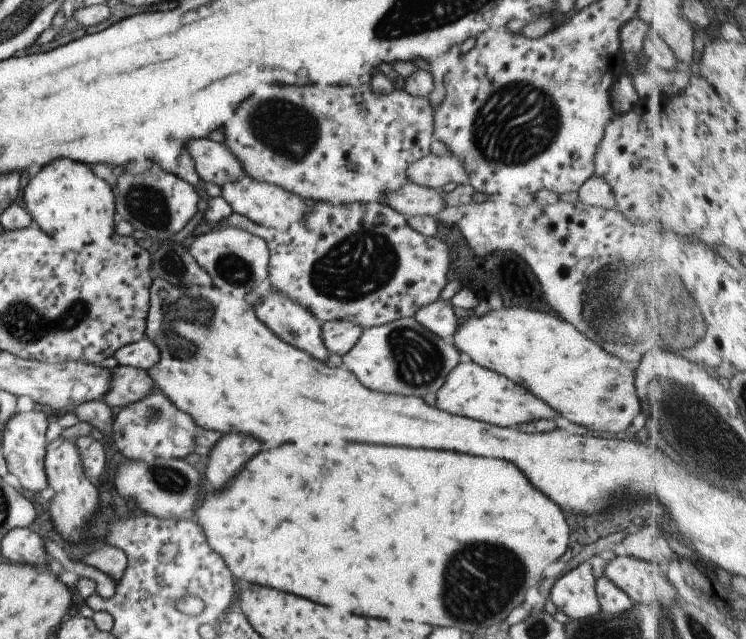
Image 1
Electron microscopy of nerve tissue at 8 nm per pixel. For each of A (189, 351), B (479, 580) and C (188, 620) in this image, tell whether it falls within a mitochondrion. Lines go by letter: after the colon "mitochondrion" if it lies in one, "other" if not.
A: mitochondrion
B: mitochondrion
C: other

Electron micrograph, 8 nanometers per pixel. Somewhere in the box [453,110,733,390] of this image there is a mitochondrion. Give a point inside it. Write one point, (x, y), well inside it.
(603, 312)

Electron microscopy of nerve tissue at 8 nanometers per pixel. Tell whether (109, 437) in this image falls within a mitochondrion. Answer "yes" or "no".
no

